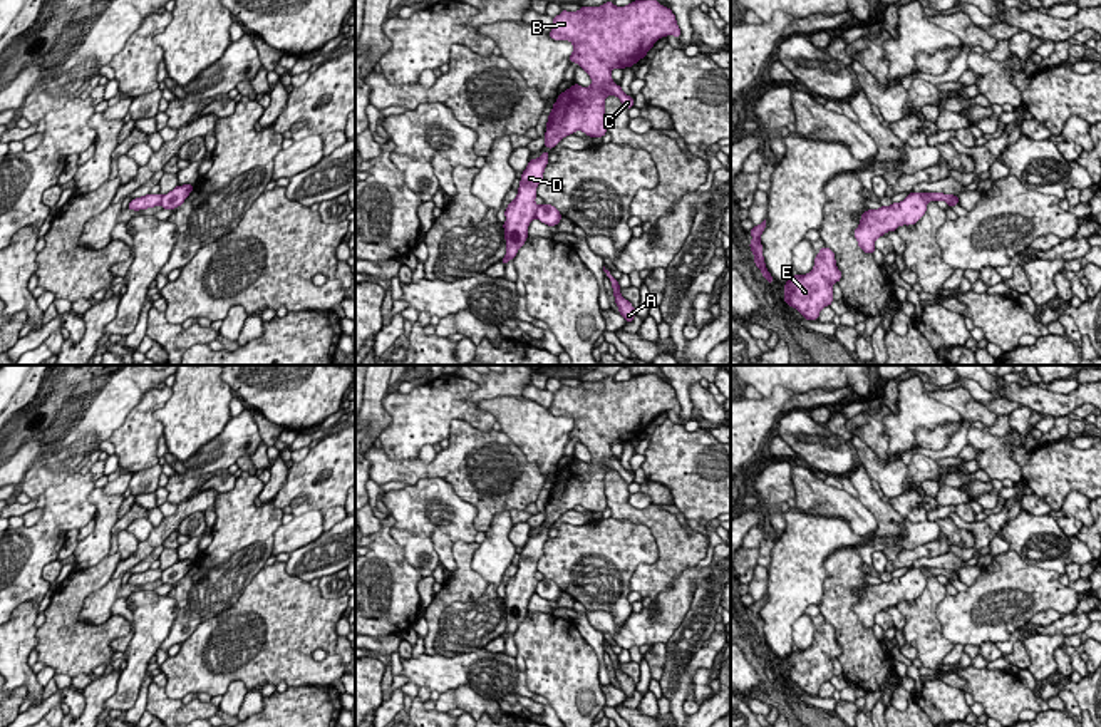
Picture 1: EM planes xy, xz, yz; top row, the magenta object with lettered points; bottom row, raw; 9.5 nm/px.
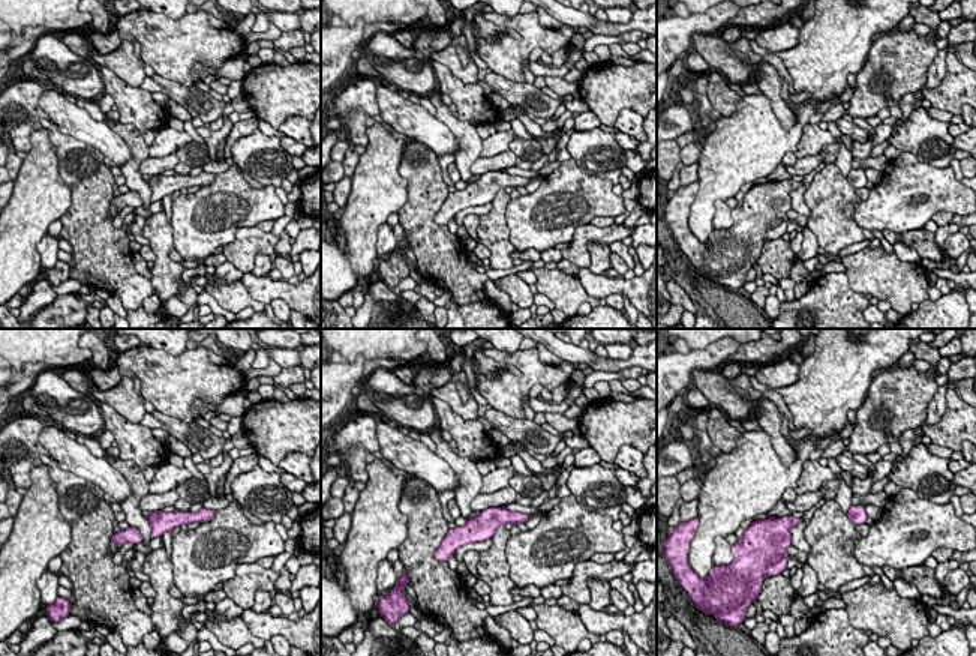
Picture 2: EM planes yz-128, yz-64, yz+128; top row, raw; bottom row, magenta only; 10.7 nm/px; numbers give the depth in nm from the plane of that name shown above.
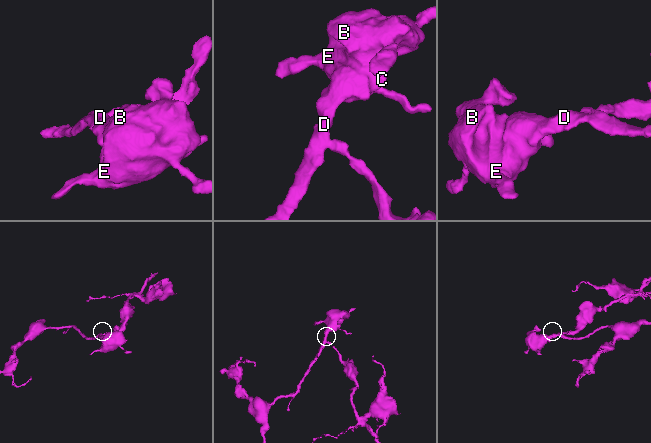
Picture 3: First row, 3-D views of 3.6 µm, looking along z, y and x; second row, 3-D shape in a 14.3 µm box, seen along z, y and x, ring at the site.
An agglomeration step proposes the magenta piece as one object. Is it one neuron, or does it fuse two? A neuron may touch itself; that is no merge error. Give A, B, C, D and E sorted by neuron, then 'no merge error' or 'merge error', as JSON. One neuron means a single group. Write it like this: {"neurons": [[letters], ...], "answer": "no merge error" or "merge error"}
{"neurons": [["A"], ["B", "C", "D", "E"]], "answer": "merge error"}

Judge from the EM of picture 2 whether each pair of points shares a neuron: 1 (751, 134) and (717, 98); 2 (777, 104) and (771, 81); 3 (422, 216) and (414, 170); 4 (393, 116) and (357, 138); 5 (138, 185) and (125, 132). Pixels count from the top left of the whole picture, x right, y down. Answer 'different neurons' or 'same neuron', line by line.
1: different neurons
2: same neuron
3: same neuron
4: different neurons
5: same neuron

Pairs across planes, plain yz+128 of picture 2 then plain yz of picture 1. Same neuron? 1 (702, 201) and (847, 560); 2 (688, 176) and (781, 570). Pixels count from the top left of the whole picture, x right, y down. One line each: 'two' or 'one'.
1: two
2: two

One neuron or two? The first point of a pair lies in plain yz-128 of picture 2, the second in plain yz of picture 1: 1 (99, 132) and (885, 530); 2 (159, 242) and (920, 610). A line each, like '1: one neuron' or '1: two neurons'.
1: two neurons
2: one neuron

